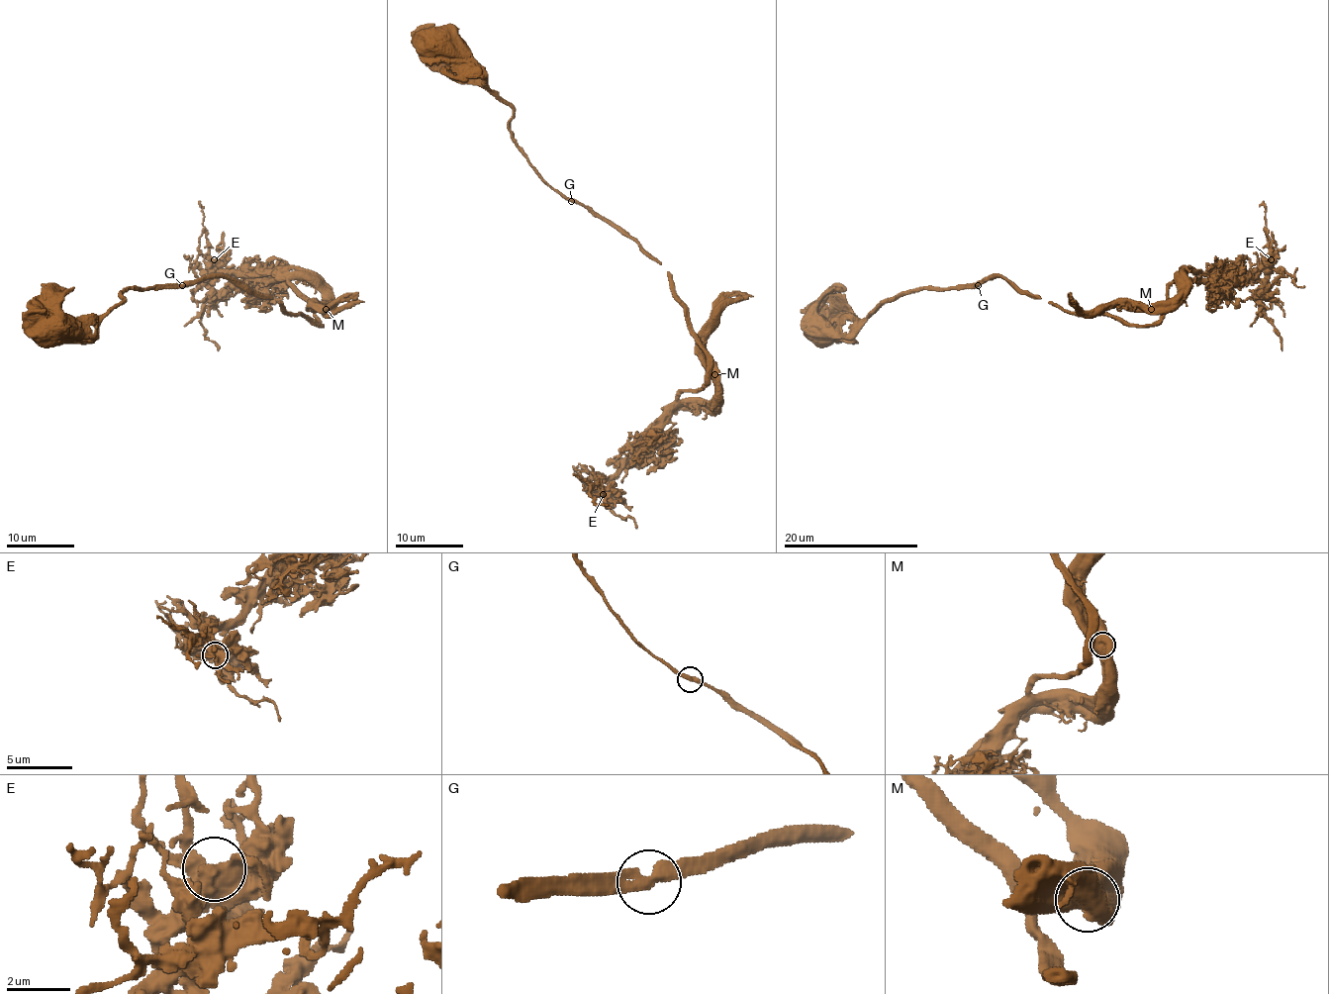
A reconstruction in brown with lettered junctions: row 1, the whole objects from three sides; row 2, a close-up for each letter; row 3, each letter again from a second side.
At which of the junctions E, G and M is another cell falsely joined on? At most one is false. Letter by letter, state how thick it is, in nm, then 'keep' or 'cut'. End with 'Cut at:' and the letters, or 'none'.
E: 700 nm | keep
G: 360 nm | keep
M: 900 nm | cut
Cut at: M

